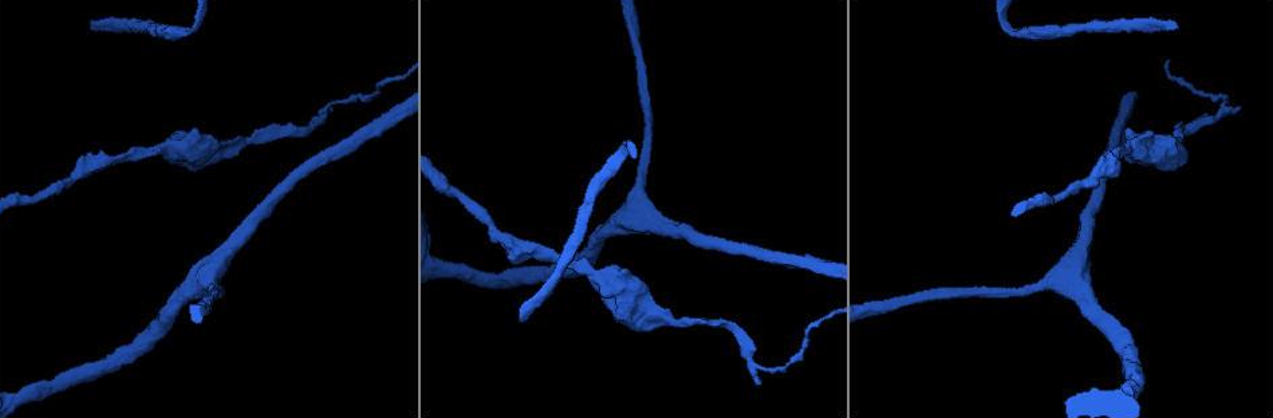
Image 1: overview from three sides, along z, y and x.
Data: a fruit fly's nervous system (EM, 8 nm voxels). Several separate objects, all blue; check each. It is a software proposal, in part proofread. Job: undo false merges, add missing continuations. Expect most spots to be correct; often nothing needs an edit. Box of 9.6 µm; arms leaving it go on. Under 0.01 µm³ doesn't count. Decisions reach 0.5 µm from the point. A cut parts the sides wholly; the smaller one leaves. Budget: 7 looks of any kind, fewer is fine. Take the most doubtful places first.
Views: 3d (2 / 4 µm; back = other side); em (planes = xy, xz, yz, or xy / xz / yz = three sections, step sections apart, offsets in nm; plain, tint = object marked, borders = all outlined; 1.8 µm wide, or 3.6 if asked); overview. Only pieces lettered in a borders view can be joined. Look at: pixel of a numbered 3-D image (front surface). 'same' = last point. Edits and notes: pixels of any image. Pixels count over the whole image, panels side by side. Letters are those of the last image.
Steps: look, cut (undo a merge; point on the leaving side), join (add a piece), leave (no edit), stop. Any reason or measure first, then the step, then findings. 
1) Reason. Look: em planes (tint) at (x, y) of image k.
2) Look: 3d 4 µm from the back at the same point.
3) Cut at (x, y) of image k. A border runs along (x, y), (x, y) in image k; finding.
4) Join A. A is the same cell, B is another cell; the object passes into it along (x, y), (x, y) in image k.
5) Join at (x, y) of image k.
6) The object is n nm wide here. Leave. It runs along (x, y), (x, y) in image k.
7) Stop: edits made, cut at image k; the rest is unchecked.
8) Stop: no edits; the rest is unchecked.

Long arm stops here. Look: em planes (borders) at (520, 316) of image 1.

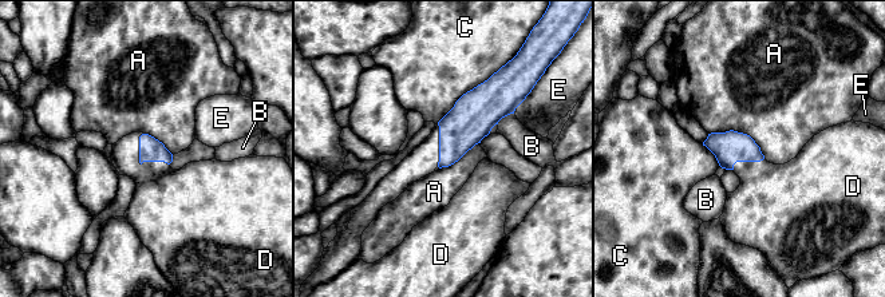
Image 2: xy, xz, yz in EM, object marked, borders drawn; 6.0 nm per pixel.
The object is 140 nm wide here. Join D. D is the same cell, A, B, C and E are other cells; the neuron continues.

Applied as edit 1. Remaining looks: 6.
See it whole again. Look: overview.

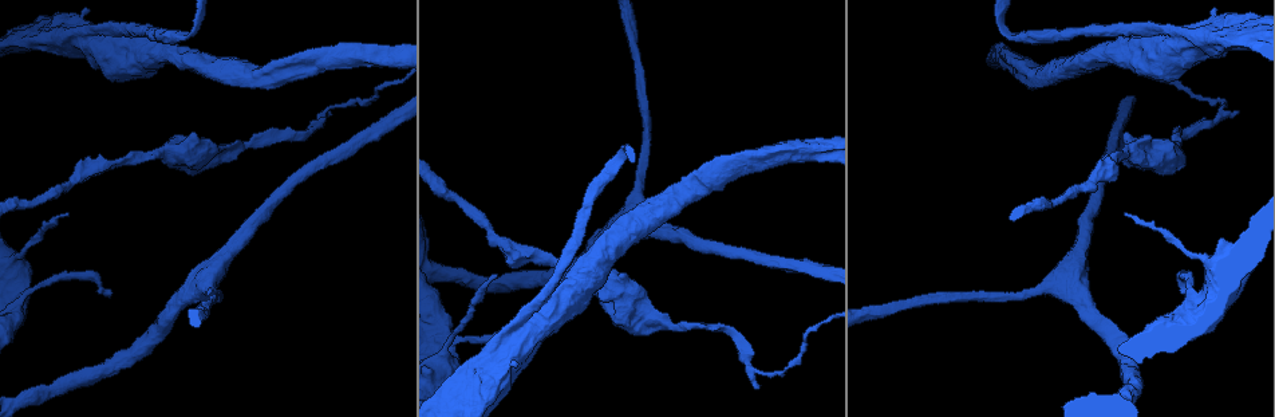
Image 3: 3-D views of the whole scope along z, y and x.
Tapers out. Look: 3d 4 µm at (67, 214) of image 3.

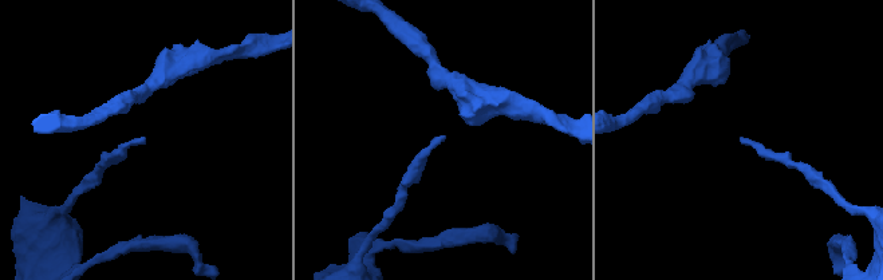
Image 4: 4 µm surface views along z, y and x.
Look: em xy step 8 (plain) at (441, 136) of image 4.

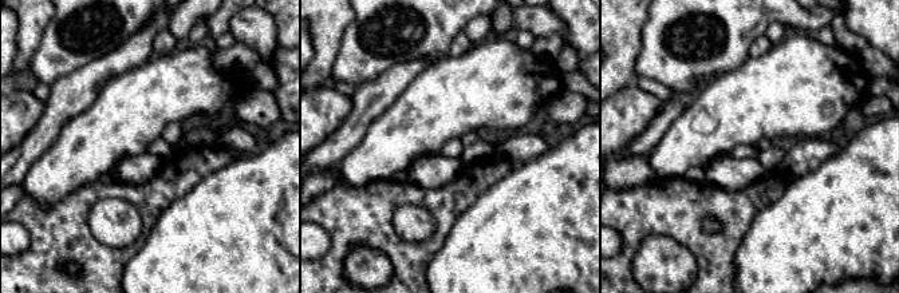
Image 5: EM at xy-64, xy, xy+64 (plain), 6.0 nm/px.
See the neighbours. Look: em xy step 8 (borders) at the same point.

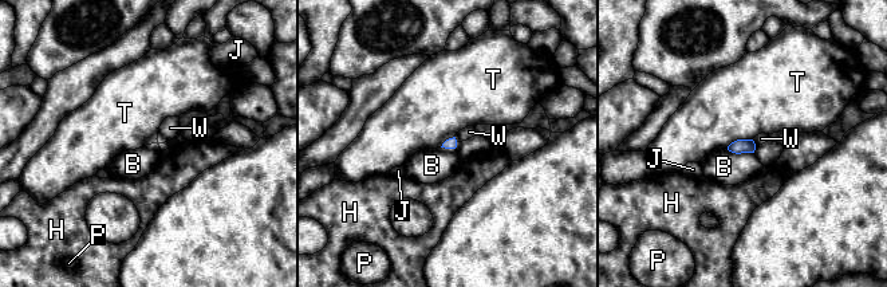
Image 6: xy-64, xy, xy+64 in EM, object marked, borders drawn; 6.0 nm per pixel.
Leave. B, H, J, P, T and W are other cells; a border runs along (752, 138), (737, 138), (726, 148) in image 6; none of them fits.

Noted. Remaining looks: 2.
An open end. Look: 3d 4 µm at (757, 388) of image 3.

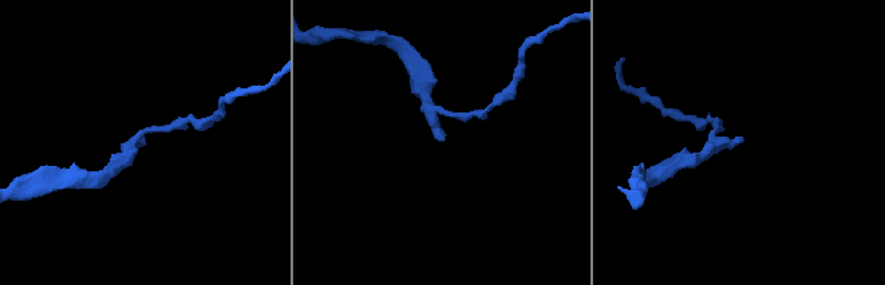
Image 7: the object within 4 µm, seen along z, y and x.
Shape alone is not enough. Look: em planes (borders) at (440, 141) of image 7.

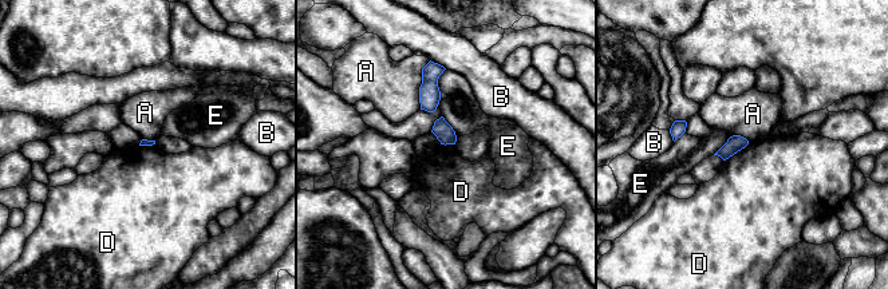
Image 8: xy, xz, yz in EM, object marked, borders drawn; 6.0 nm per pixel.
The longest contact is with A, 300 nm. Leave. A, B, D and E are other cells; no lettered piece goes on from it.

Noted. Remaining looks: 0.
Stop: edits made, join at image 2; the rest is unchecked.

